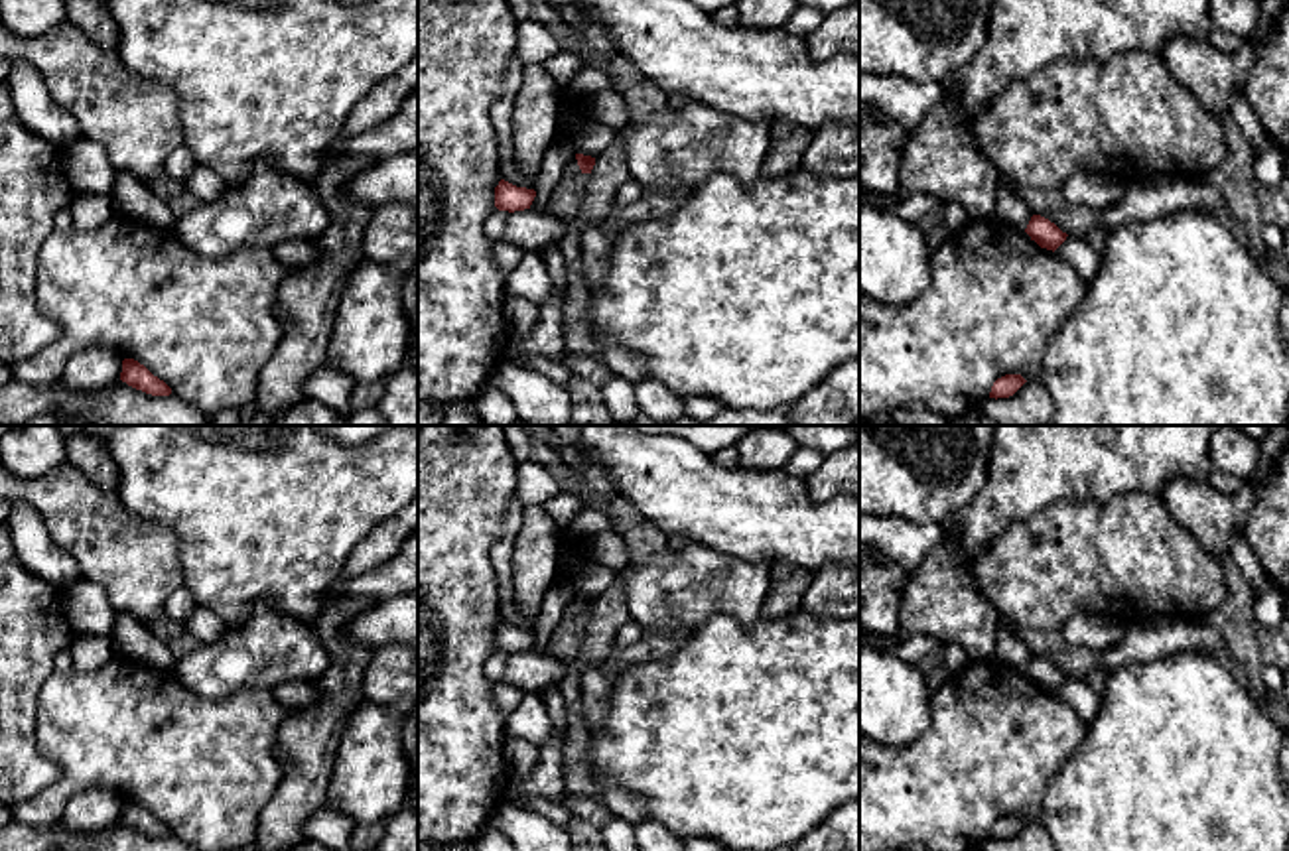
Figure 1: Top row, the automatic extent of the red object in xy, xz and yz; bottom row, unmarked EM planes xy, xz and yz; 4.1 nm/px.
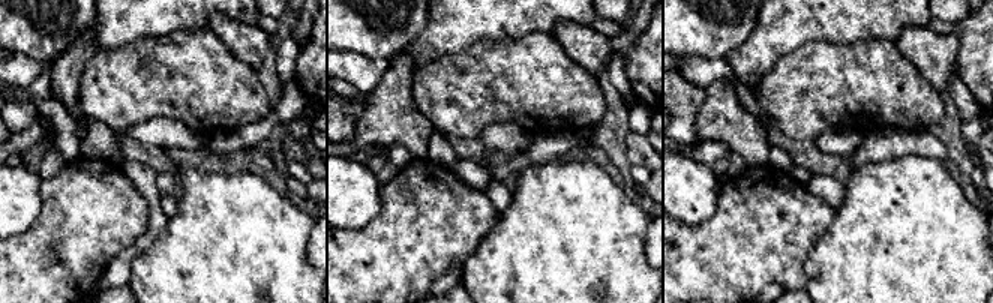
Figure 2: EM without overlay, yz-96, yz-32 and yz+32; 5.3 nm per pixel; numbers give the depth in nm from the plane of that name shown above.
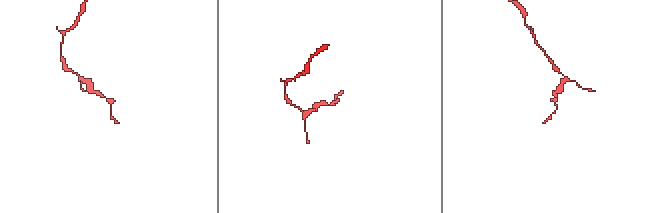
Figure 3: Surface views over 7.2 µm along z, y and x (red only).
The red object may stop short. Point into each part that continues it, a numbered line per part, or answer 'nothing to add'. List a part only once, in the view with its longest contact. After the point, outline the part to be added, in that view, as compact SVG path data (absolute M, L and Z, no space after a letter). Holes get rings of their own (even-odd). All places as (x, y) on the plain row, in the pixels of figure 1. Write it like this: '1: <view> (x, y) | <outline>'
nothing to add

